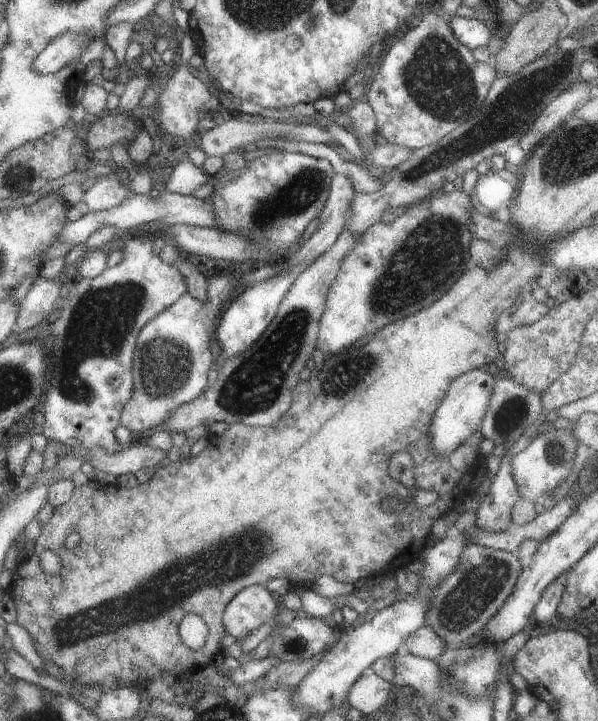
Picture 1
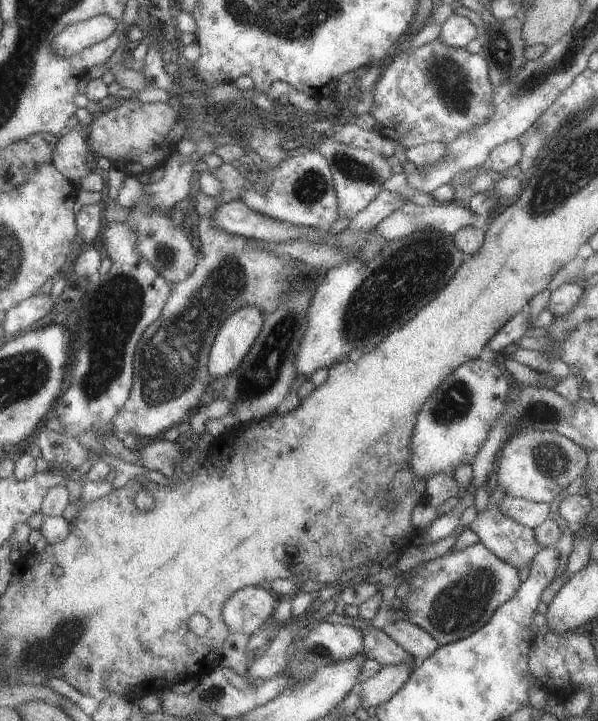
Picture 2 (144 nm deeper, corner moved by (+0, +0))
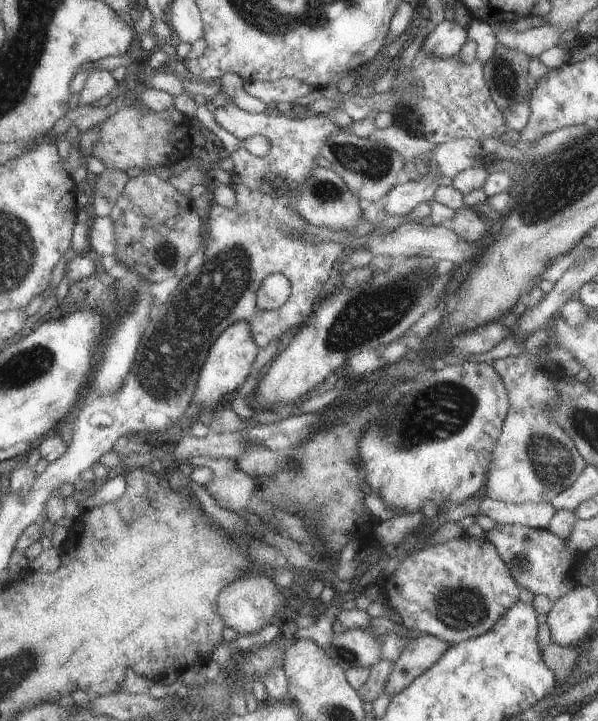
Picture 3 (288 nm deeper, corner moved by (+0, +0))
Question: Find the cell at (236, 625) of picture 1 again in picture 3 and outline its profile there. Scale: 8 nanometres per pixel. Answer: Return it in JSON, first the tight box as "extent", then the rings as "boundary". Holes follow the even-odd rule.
{"extent":[217,570,289,636],"boundary":[[[255,570],[253,574],[245,574],[237,578],[237,582],[227,584],[217,596],[217,618],[225,628],[237,632],[239,636],[249,636],[259,632],[267,624],[275,622],[275,612],[279,610],[279,602],[289,594],[289,590],[277,590],[269,574]]]}

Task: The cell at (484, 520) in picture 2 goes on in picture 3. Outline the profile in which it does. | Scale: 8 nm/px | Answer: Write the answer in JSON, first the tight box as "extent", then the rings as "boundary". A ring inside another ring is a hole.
{"extent":[483,524,573,600],"boundary":[[[493,524],[493,528],[485,532],[483,540],[495,548],[515,584],[519,588],[527,588],[535,598],[547,596],[549,600],[555,600],[563,592],[569,592],[571,586],[567,584],[565,576],[571,572],[573,558],[563,552],[563,542],[553,534],[545,530],[521,528],[517,524]]]}

